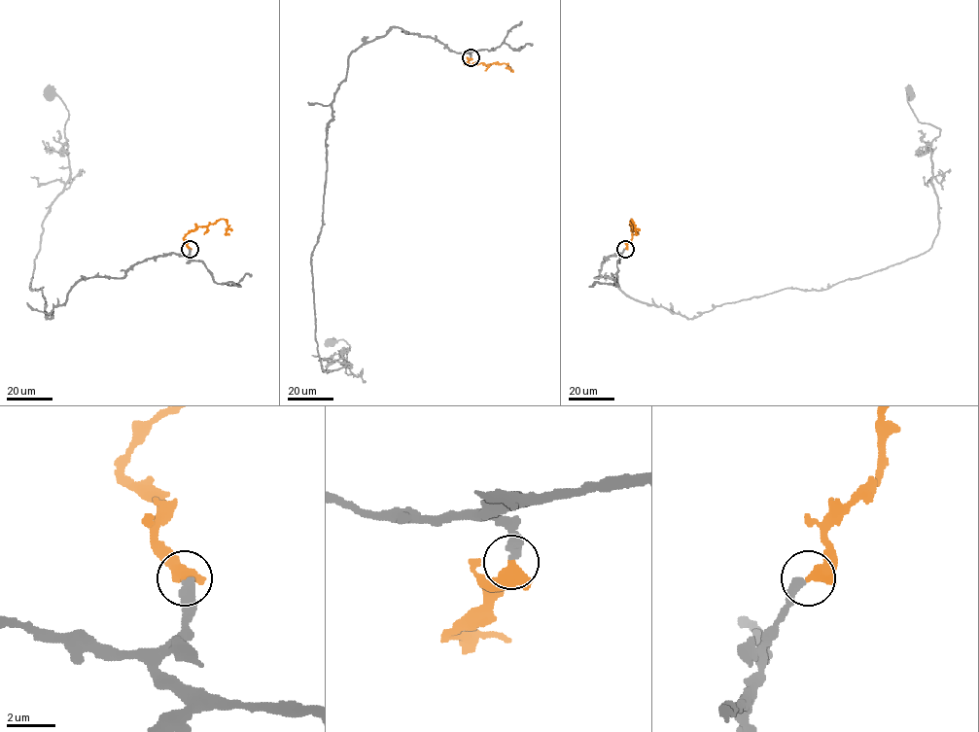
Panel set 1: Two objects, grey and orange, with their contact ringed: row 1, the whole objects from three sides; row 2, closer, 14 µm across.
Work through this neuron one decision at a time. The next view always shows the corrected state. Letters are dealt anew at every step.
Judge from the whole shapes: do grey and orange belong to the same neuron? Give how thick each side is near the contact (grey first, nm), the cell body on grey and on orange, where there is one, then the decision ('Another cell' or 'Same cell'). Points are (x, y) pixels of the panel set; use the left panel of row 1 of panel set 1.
Thickness 420 nm (grey) against 400 nm. Soma of grey: (50, 94). Soma of orange: none. Same cell

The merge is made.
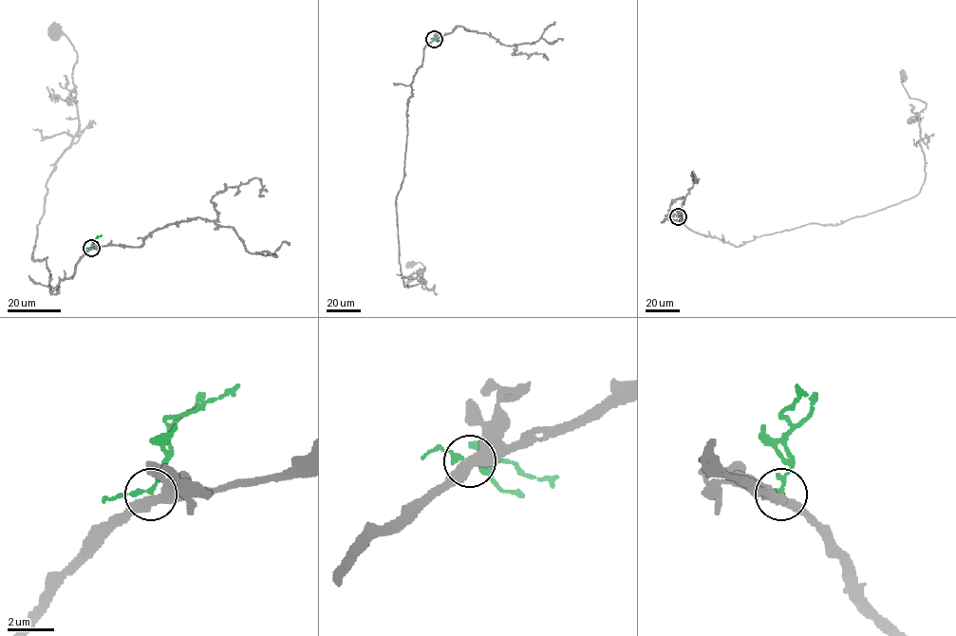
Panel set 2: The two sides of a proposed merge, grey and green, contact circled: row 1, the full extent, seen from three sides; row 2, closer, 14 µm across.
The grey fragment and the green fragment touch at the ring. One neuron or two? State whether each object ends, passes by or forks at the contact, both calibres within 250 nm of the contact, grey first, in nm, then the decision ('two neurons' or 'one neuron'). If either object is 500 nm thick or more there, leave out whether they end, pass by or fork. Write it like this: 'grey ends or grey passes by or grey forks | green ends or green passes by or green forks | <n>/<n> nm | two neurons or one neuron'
grey passes by | green passes by | 460/180 nm | two neurons

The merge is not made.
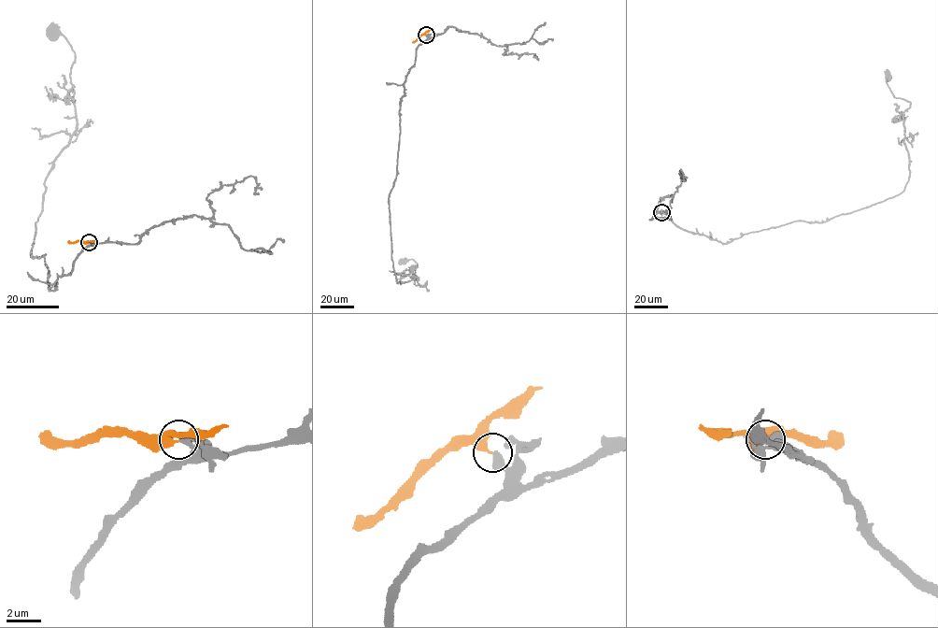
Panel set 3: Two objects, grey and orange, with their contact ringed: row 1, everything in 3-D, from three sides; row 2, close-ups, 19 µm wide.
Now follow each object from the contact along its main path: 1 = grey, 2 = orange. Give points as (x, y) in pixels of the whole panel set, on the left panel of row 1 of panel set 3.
1: (89, 242), (49, 288), (44, 255), (31, 256), (44, 180), (77, 126), (75, 55), (53, 35)
2: (89, 242), (67, 241)

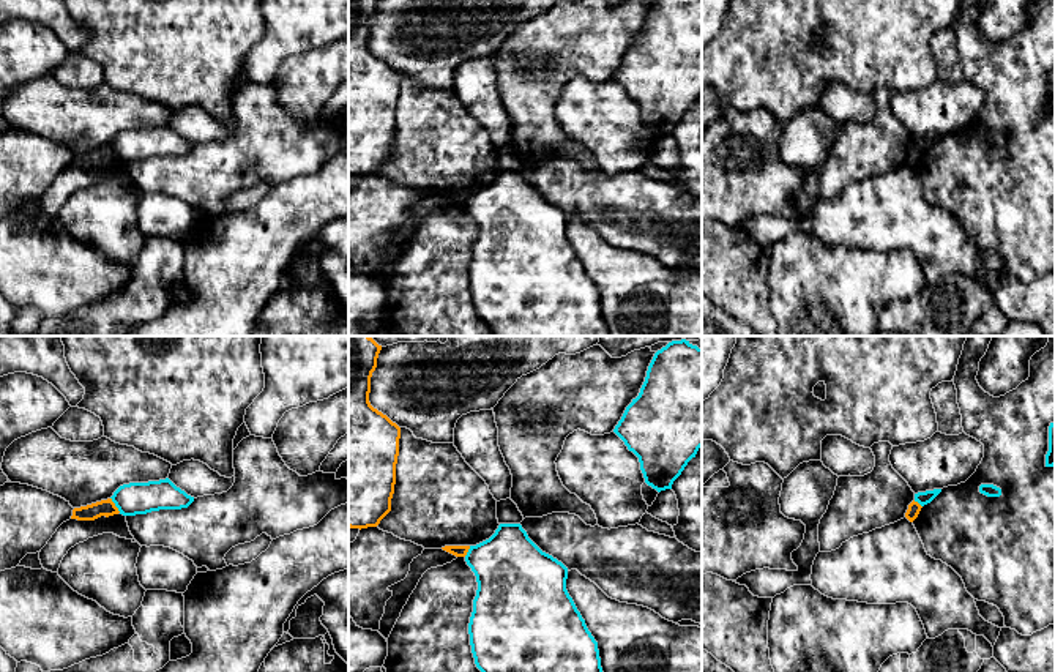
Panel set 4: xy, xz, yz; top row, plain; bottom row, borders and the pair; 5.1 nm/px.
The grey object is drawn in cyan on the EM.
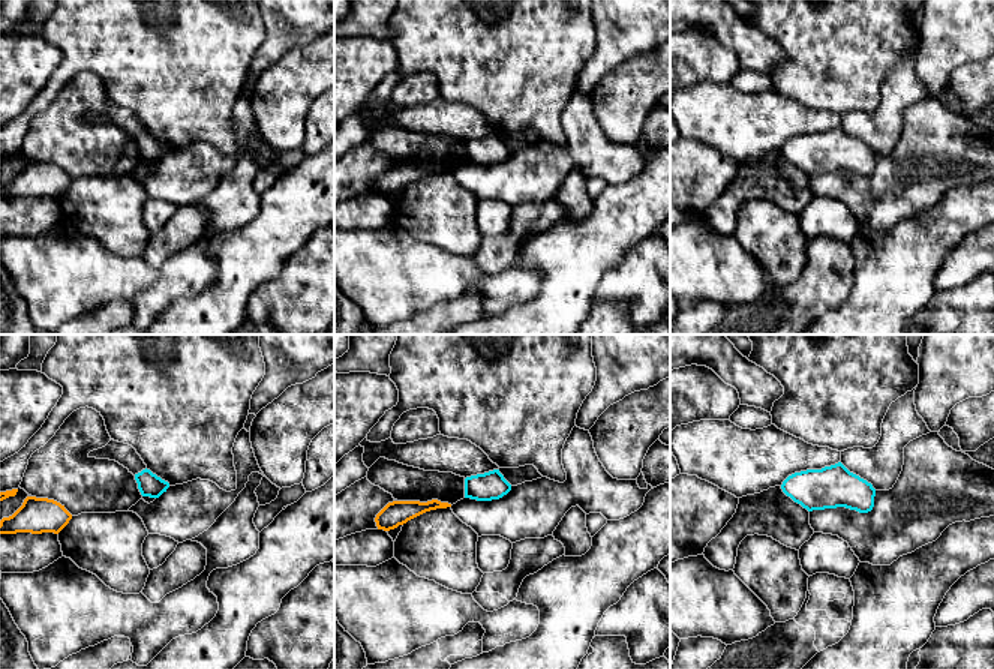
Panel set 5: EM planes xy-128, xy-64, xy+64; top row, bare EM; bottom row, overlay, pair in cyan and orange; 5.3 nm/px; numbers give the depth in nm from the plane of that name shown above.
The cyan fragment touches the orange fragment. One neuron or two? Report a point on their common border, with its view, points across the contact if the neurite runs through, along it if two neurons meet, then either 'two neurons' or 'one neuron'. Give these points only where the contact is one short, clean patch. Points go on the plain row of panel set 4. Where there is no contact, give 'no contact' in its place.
meets cyan in xy at (115, 152); border along xy (111, 144), (120, 158); two neurons

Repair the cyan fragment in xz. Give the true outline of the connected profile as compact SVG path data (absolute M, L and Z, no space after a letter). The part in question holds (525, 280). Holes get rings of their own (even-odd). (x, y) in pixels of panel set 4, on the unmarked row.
M500 170L489 186L470 192L465 208L478 229L468 270L472 300L495 336L610 336L598 289L566 237L568 215L542 199L520 170Z

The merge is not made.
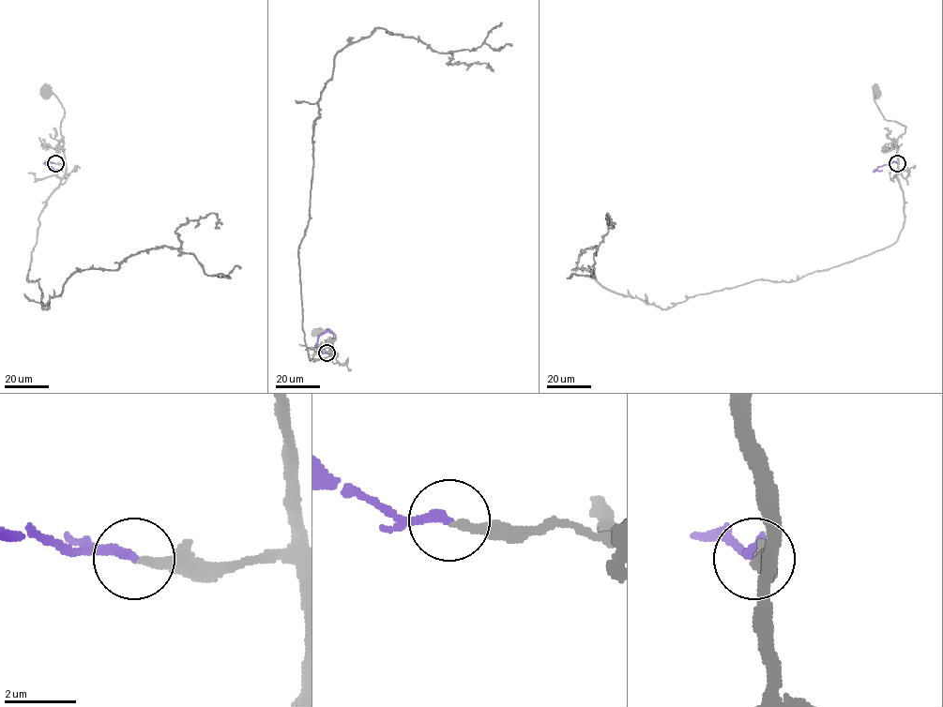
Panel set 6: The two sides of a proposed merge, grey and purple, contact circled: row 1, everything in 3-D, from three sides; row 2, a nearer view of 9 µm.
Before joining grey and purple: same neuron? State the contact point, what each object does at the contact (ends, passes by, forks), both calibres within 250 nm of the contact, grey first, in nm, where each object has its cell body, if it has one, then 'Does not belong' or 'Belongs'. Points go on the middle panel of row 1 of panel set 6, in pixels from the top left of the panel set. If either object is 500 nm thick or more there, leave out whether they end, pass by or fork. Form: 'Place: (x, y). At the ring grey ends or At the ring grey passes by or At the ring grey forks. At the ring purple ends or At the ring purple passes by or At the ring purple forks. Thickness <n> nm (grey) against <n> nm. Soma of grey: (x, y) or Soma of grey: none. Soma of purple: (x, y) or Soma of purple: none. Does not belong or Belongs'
Place: (327, 353). At the ring grey ends. At the ring purple ends. Thickness 220 nm (grey) against 280 nm. Soma of grey: (317, 332). Soma of purple: none. Belongs

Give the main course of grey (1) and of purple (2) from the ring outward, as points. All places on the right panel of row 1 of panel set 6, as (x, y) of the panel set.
1: (897, 163), (896, 141), (905, 127), (886, 120), (874, 98), (877, 94)
2: (897, 163), (882, 165), (875, 170), (882, 170)

